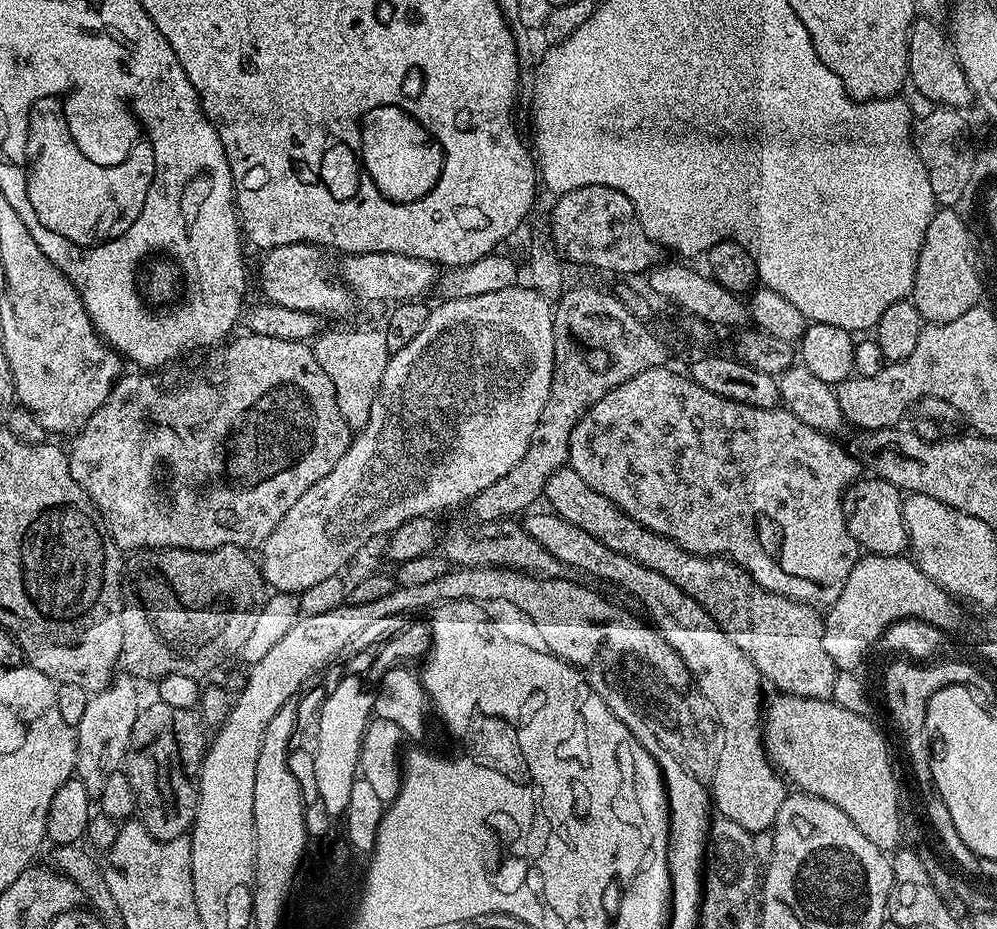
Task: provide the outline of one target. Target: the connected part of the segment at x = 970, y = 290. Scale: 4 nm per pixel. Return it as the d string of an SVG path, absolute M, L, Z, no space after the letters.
M941 207L930 218L930 226L926 226L910 299L928 324L954 322L954 318L962 318L966 310L981 303L980 276L968 253L968 228L952 208Z

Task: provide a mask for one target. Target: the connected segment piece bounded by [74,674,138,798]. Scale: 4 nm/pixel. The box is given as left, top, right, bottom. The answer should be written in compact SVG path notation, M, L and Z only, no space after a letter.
M127 674L113 676L111 685L91 697L83 711L82 720L74 728L76 734L76 771L74 776L82 782L92 798L99 797L102 783L100 748L112 748L116 740L127 741L136 721L137 681Z

